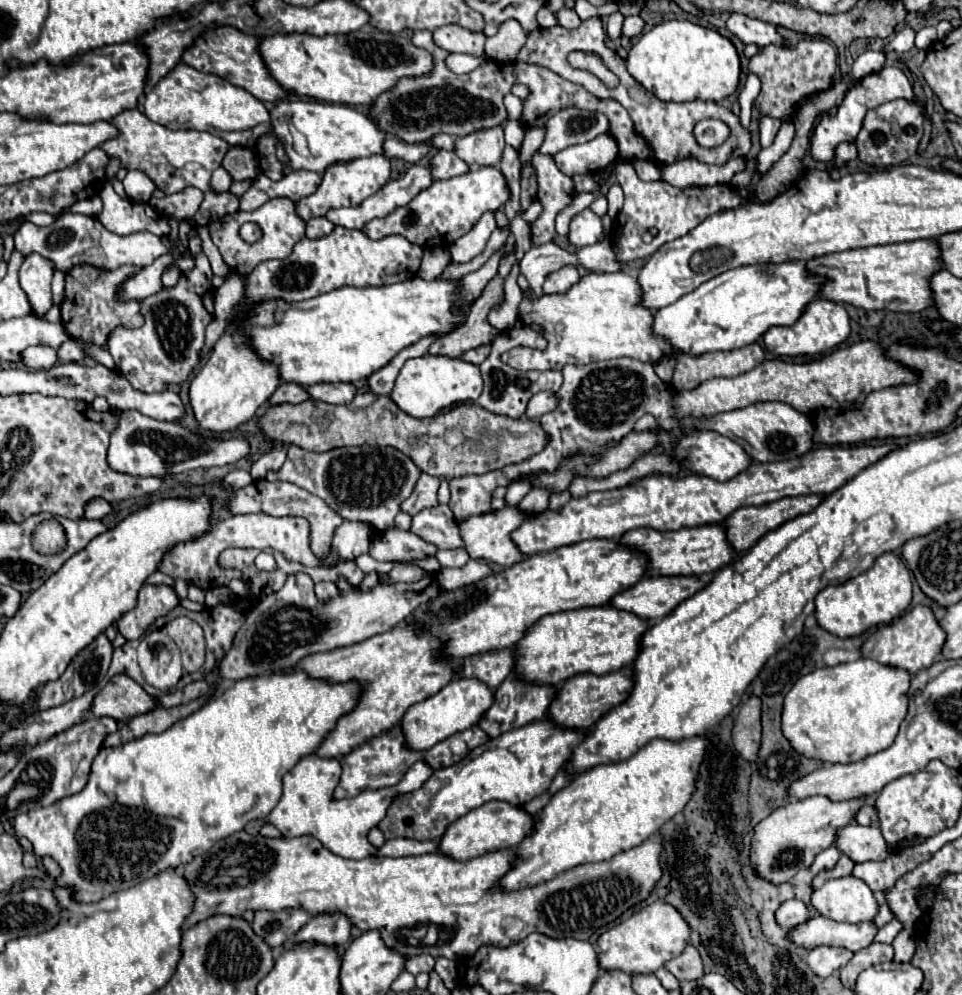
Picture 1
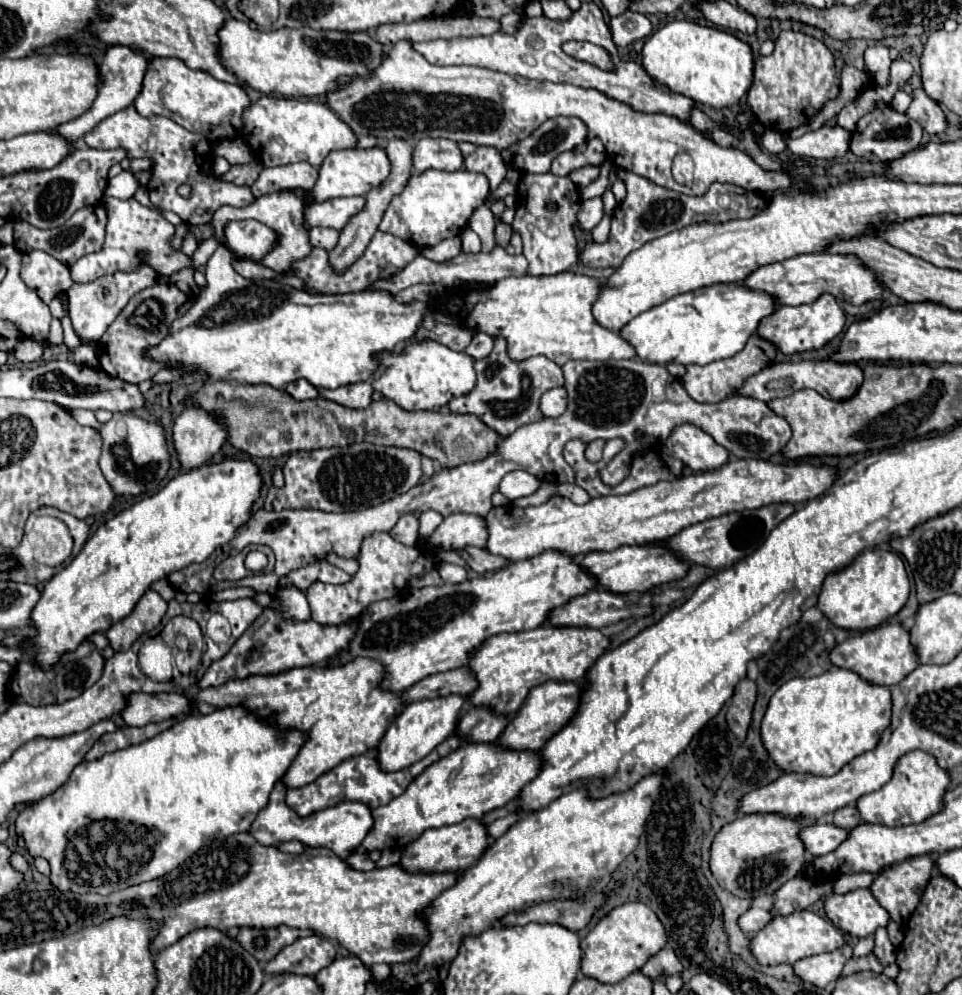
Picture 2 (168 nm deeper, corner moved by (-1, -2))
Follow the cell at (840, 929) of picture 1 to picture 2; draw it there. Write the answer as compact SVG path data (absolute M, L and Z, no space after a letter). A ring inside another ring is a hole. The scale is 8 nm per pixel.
M800 910L798 914L788 914L786 918L774 916L762 930L758 930L754 936L750 936L750 952L762 966L776 966L776 964L794 964L800 958L832 952L834 948L840 948L846 944L844 934L832 926L830 920L810 912Z

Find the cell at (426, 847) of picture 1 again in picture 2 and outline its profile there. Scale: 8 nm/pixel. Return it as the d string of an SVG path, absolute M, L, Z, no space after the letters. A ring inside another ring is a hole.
M350 854L344 862L354 870L372 870L376 866L366 854Z

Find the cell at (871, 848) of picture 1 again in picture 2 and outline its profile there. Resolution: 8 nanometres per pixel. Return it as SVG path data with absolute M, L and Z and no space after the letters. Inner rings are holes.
M808 824L800 830L800 840L804 844L806 854L810 856L822 856L822 854L830 854L832 850L836 850L844 840L846 840L846 830L832 826L832 824Z

